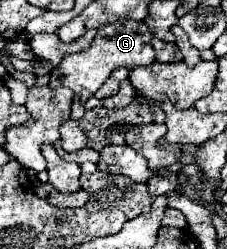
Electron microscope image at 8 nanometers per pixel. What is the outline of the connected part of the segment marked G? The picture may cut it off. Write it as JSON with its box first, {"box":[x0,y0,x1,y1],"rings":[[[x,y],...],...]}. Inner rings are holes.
{"box":[50,21,156,103],"rings":[[[116,21],[110,23],[106,27],[102,27],[94,39],[94,43],[90,45],[90,49],[74,53],[70,57],[64,57],[60,61],[60,65],[56,65],[50,73],[50,89],[58,89],[58,87],[68,87],[72,89],[82,103],[86,103],[110,77],[110,73],[118,67],[146,67],[152,65],[156,59],[156,53],[150,45],[150,37],[152,33],[148,31],[144,21]]]}

